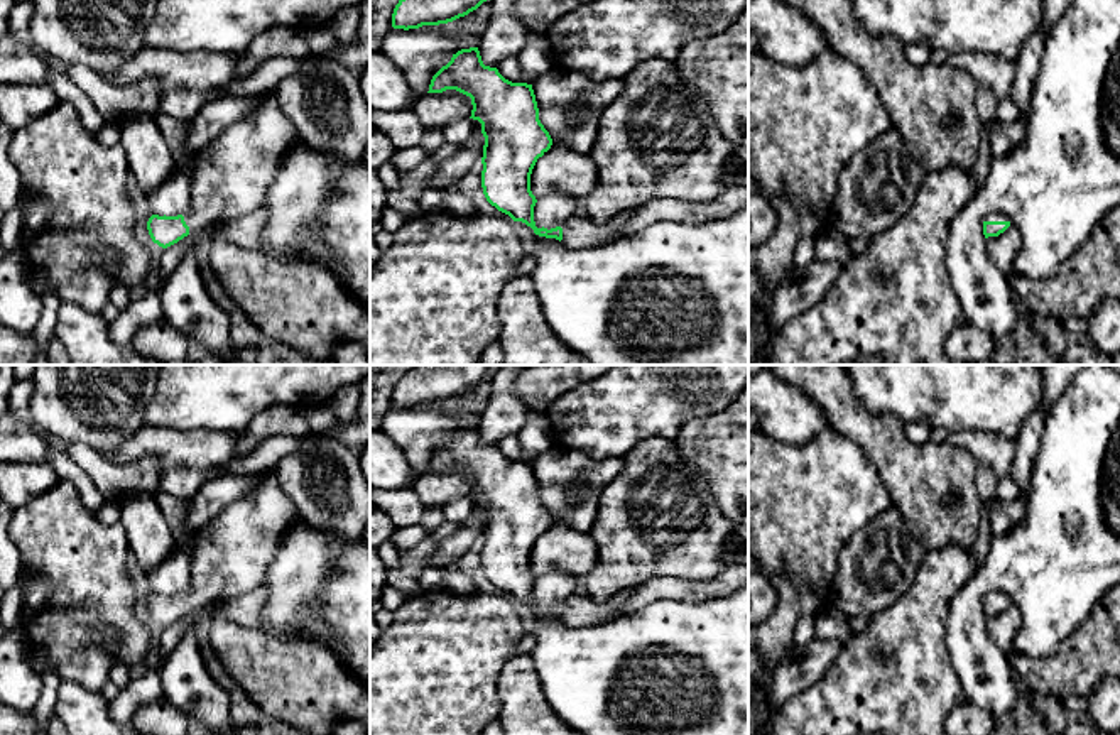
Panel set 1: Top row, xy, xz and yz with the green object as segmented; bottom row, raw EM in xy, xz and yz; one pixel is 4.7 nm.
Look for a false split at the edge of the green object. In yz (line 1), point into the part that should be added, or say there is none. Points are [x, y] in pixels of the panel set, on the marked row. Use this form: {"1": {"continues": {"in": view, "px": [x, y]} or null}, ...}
{"1": {"continues": {"in": "yz", "px": [994, 215]}}}

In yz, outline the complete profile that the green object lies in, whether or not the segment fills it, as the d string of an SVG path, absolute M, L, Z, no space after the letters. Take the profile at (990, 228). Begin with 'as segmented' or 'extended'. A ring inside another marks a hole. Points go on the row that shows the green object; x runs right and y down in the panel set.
extended; M990 211L983 218L983 235L985 235L985 238L988 238L988 237L998 237L1009 226L1010 226L1009 218L1005 215L1002 215L1002 213L998 213L998 211Z

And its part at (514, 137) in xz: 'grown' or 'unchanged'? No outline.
grown

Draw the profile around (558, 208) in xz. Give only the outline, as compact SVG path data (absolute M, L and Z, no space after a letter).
M556 193L537 199L534 206L534 221L537 228L556 228L563 226L566 221L574 218L576 213L576 198Z

